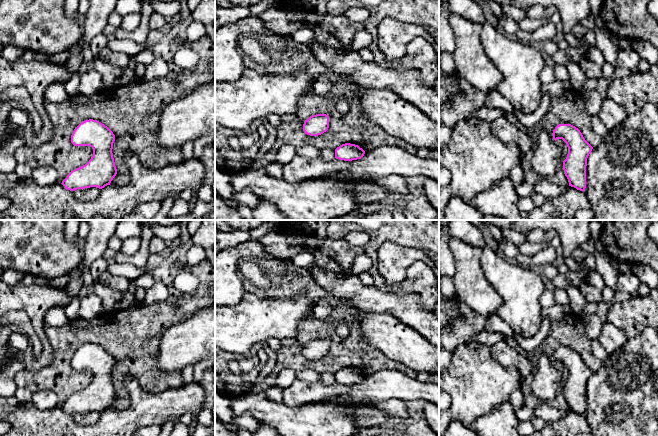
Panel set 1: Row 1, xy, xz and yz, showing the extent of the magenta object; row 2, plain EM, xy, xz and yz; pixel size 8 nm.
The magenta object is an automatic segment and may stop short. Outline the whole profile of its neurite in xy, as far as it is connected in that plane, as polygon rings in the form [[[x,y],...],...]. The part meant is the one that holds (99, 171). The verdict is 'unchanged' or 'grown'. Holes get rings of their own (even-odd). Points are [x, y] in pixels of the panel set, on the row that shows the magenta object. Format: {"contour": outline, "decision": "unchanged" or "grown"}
{"contour": [[[89,119],[81,122],[71,135],[74,146],[90,146],[93,149],[91,159],[83,166],[72,170],[62,181],[65,189],[74,191],[110,185],[117,174],[113,158],[115,135],[104,124]]], "decision": "unchanged"}

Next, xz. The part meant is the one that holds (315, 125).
{"contour": [[[316,114],[304,121],[303,131],[310,136],[318,136],[326,132],[329,128],[329,116],[326,114]]], "decision": "unchanged"}

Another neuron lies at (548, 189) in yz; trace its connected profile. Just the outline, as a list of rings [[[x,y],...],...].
[[[542,178],[539,182],[533,185],[534,192],[541,194],[545,199],[556,197],[563,194],[568,187],[555,184],[550,179]]]

